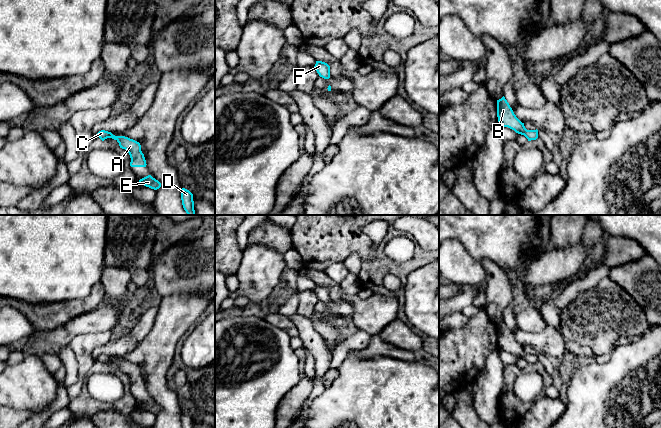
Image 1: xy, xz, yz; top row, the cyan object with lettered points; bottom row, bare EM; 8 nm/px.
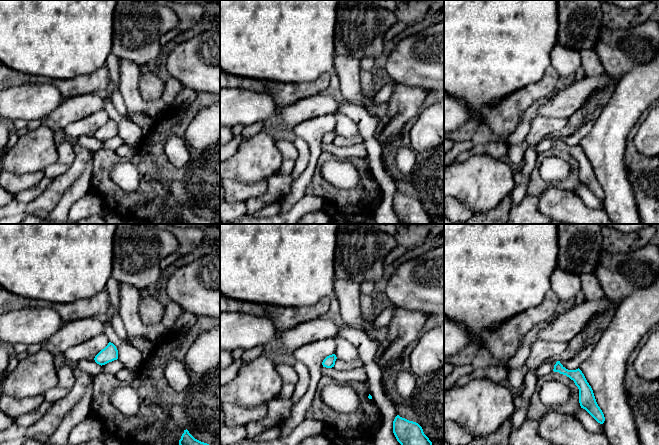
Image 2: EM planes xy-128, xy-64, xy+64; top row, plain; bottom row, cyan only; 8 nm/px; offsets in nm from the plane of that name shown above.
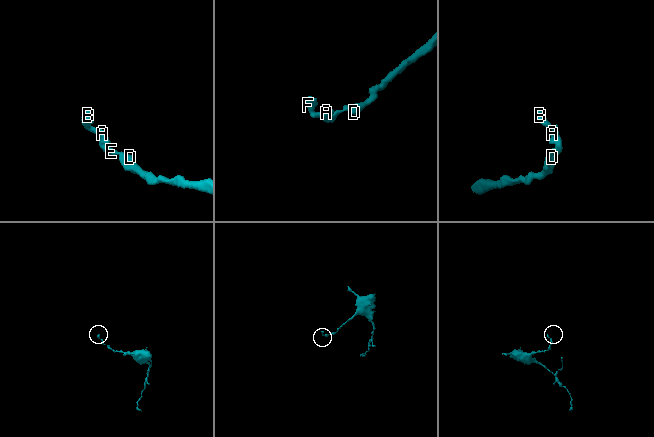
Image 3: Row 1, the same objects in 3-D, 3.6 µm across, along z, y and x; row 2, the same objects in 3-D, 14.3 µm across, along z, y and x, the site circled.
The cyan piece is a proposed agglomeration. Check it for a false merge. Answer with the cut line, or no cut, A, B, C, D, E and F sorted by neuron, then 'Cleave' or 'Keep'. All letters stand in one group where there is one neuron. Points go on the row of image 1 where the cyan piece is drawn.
No split. Groups: A B C D E F. Keep

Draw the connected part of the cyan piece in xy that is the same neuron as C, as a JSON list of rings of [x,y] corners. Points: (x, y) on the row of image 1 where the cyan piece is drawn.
[[[105,130],[99,131],[97,133],[97,137],[102,141],[107,138],[116,140],[119,143],[120,148],[125,149],[129,153],[131,158],[131,167],[146,167],[146,160],[141,151],[141,145],[139,142],[125,136],[115,136],[111,132]]]

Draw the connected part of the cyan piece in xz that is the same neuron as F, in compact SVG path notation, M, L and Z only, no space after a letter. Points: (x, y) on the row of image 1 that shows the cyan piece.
M316 61L316 64L314 67L320 77L324 79L330 78L330 66L327 63L322 61Z

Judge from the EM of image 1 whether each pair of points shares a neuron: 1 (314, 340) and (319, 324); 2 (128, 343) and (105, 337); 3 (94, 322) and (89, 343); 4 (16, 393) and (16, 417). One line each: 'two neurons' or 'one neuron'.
1: two neurons
2: two neurons
3: two neurons
4: two neurons

